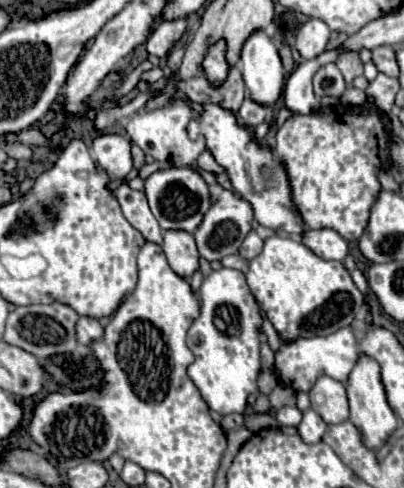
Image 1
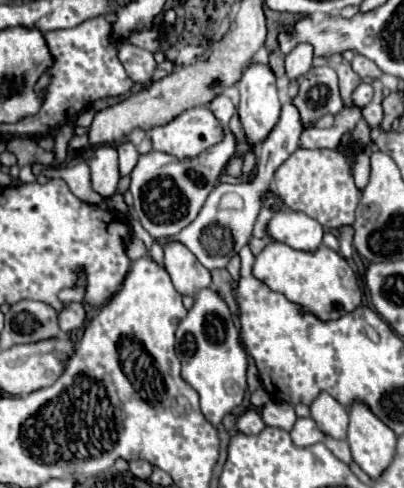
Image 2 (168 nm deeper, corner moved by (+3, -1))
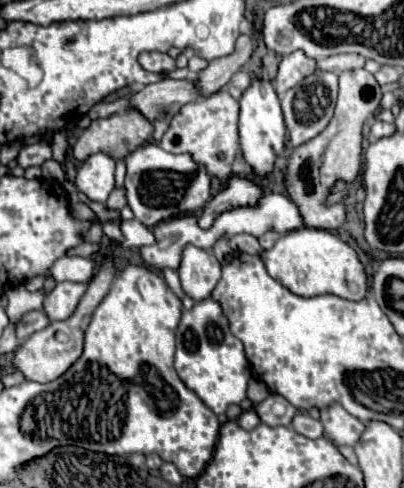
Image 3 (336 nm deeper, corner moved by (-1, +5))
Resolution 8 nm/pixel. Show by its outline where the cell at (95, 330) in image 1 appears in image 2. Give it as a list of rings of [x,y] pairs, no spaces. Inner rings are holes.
[[[67,302],[65,310],[57,312],[57,320],[59,320],[61,332],[65,336],[75,336],[83,328],[85,318],[87,318],[87,314],[85,314],[85,308],[81,302]]]

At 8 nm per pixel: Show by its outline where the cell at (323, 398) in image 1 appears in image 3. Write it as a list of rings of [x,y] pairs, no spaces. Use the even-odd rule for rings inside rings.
[[[333,402],[333,404],[329,404],[327,408],[321,410],[321,422],[325,426],[325,436],[331,438],[337,446],[339,444],[355,446],[355,442],[359,440],[363,428],[365,428],[361,420],[351,416],[337,402]]]

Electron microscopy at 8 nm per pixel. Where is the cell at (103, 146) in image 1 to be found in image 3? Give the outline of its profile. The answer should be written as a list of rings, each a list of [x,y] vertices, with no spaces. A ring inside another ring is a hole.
[[[105,152],[89,156],[77,170],[75,186],[89,200],[105,202],[115,188],[115,160]]]

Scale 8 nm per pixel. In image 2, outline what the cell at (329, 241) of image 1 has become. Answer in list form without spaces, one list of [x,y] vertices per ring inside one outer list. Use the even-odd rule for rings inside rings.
[[[277,210],[267,224],[267,232],[273,240],[285,242],[295,250],[313,252],[321,246],[325,230],[317,220],[309,218],[307,214],[297,214],[293,210]]]

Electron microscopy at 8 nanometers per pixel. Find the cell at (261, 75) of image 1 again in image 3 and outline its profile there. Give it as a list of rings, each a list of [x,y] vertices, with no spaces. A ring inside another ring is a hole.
[[[255,78],[249,88],[241,96],[241,112],[239,112],[239,144],[245,160],[251,164],[255,174],[265,176],[267,172],[273,170],[273,162],[277,156],[283,152],[285,146],[285,122],[283,122],[283,112],[281,104],[277,98],[277,92],[271,84],[271,80]]]

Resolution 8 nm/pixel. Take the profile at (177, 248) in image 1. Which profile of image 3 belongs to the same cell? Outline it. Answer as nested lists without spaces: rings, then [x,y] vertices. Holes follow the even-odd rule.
[[[187,244],[181,252],[181,264],[177,268],[181,286],[193,300],[205,300],[221,278],[221,264],[209,250]]]

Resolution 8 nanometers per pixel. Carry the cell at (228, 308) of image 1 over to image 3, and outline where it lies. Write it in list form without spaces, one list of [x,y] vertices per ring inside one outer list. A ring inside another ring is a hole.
[[[199,300],[191,310],[183,312],[177,328],[175,370],[215,414],[223,414],[231,404],[241,404],[241,400],[245,400],[247,382],[251,376],[249,362],[243,344],[231,334],[229,320],[217,300]]]

